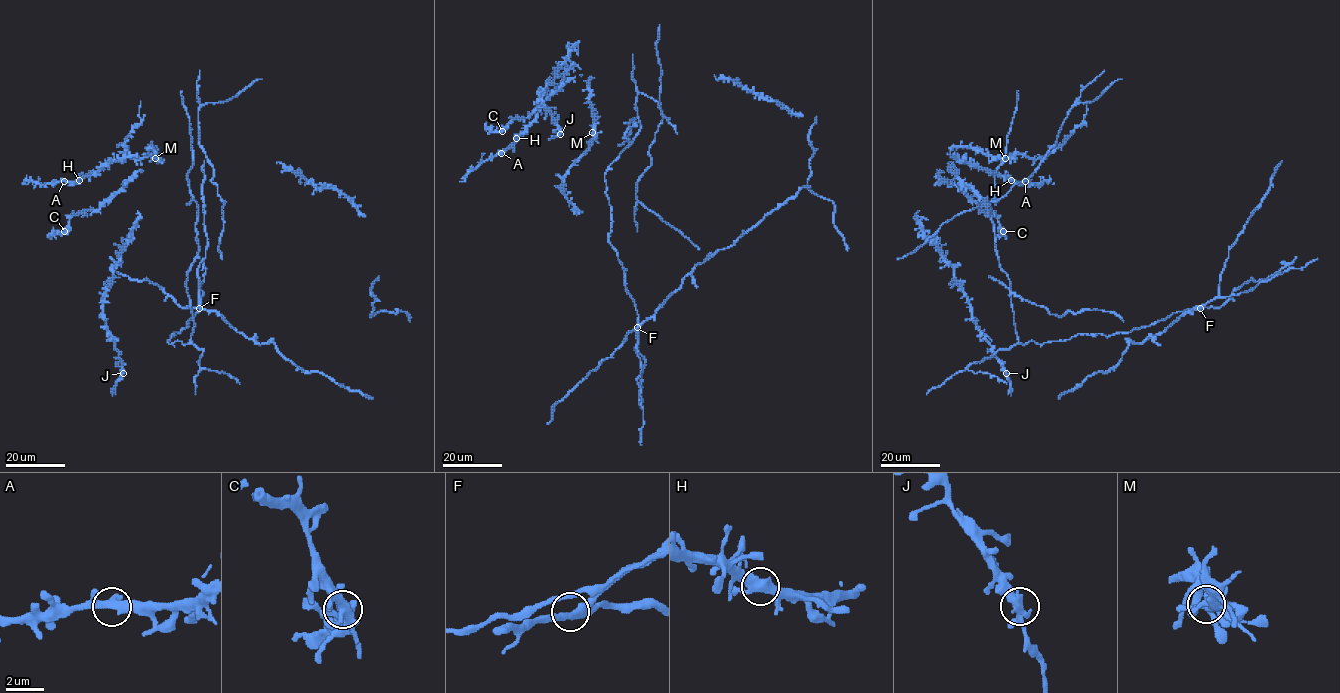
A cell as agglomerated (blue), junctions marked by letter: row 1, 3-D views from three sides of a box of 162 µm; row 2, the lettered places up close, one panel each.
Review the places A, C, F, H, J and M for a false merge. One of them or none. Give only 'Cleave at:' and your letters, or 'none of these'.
Cleave at: none of these

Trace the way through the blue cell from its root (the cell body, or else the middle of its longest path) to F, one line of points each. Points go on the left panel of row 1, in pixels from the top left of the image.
F: (184, 344), (178, 341), (172, 343), (167, 341), (173, 333), (187, 326), (199, 308)

